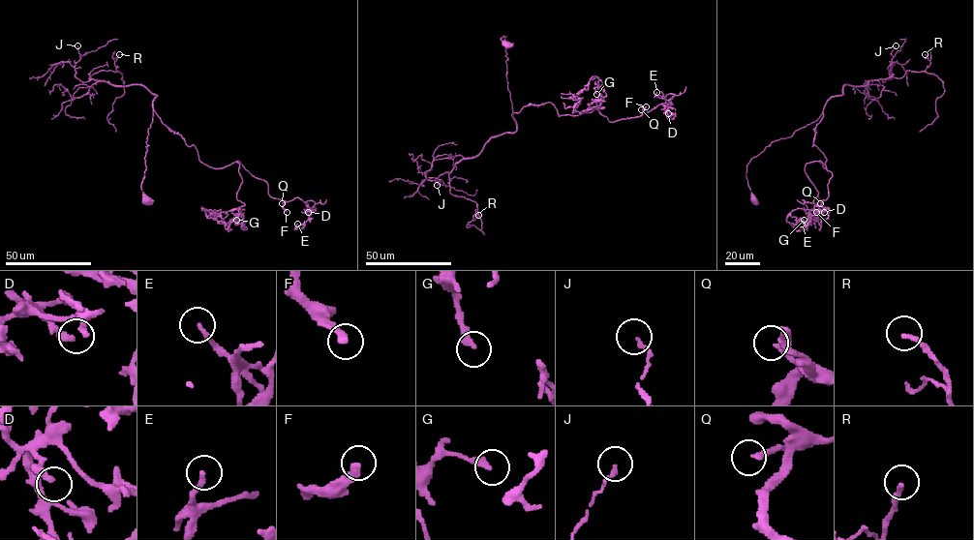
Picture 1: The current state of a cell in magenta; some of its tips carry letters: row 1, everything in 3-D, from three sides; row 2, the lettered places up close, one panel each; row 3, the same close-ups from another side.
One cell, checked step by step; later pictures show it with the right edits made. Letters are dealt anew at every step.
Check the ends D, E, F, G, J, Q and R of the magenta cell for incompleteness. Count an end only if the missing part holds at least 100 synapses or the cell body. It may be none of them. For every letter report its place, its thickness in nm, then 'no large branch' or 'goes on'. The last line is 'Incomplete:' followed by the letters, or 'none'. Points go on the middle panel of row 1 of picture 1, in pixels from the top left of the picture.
D: place (668, 113); calibre 300 nm; no large branch
E: place (656, 92); calibre 190 nm; no large branch
F: place (646, 106); calibre 320 nm; goes on
G: place (596, 94); calibre 280 nm; no large branch
J: place (437, 185); calibre 170 nm; no large branch
Q: place (641, 109); calibre 220 nm; goes on
R: place (478, 215); calibre 190 nm; no large branch
Incomplete: F, Q

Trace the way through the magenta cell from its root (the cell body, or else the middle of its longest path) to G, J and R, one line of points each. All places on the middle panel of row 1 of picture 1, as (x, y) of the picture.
G: (505, 44), (513, 112), (550, 102), (577, 115), (598, 95), (604, 107), (600, 79), (596, 94)
J: (505, 44), (516, 131), (493, 136), (477, 155), (441, 174), (437, 185)
R: (505, 44), (516, 131), (493, 136), (449, 175), (449, 193), (474, 201), (474, 220), (478, 215)

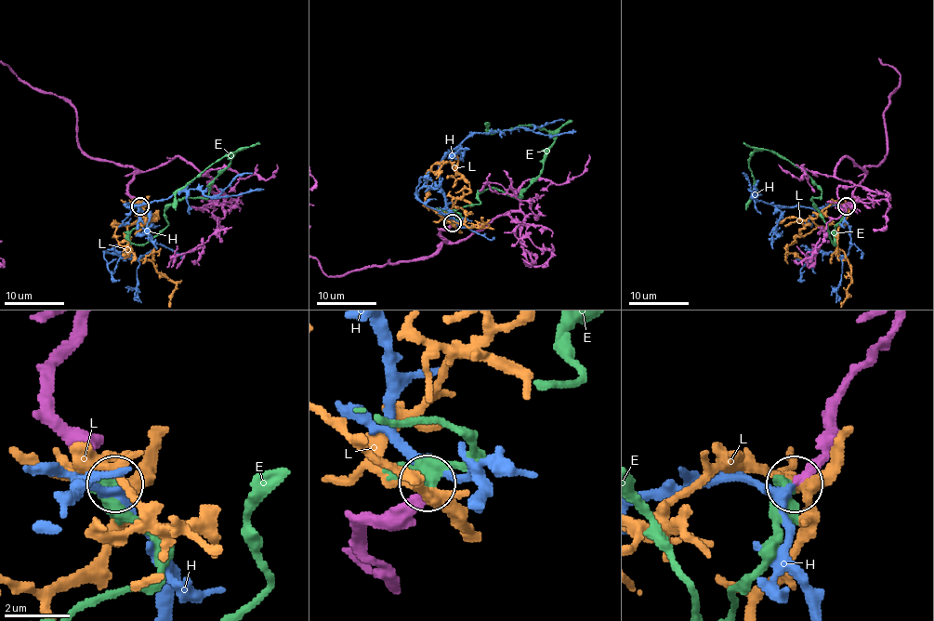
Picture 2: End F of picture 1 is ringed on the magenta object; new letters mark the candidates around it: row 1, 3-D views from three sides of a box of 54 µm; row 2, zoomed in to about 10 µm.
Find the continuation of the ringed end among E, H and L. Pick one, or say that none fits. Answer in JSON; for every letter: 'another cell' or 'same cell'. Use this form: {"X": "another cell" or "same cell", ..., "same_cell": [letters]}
{"E": "another cell", "H": "same cell", "L": "another cell", "same_cell": ["H"]}

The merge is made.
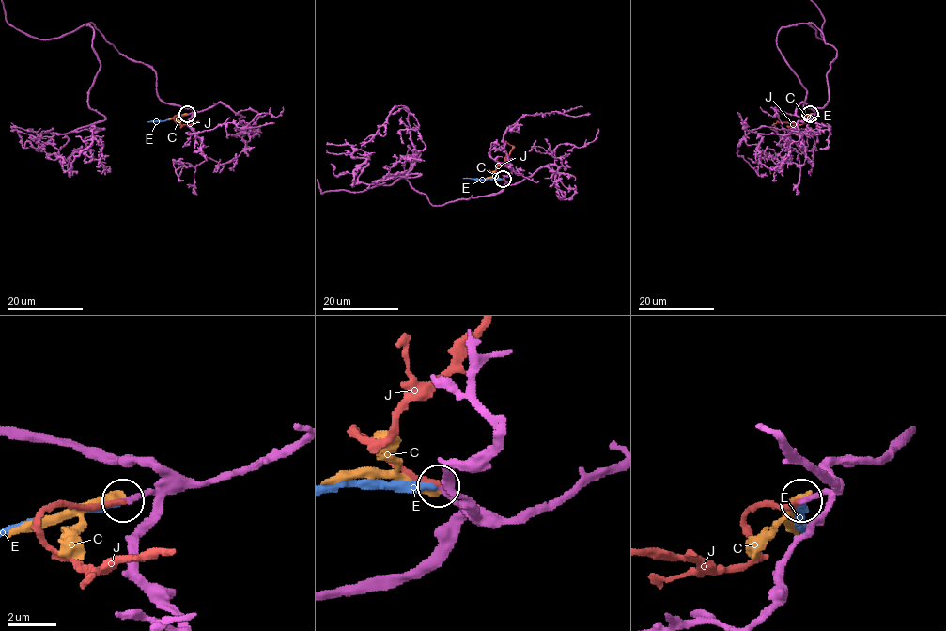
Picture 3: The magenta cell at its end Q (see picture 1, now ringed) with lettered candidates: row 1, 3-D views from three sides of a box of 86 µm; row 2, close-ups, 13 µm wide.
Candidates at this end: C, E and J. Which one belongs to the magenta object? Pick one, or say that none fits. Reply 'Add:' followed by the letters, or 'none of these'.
Add: J

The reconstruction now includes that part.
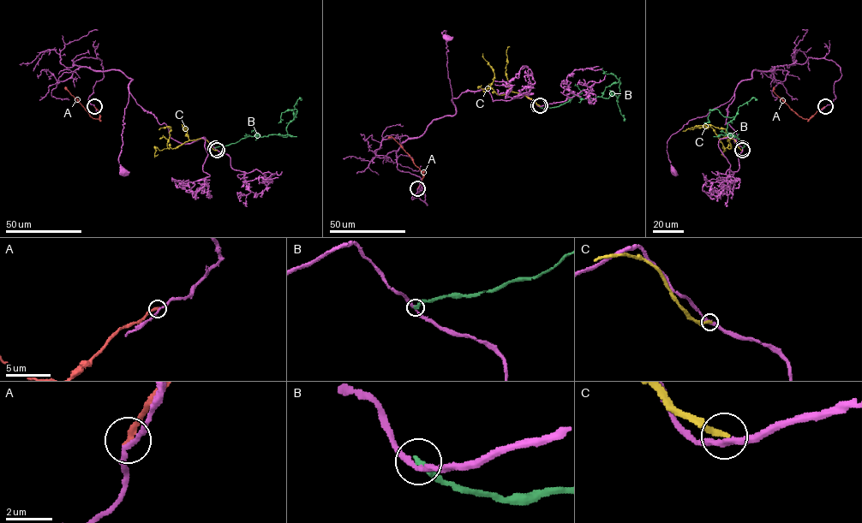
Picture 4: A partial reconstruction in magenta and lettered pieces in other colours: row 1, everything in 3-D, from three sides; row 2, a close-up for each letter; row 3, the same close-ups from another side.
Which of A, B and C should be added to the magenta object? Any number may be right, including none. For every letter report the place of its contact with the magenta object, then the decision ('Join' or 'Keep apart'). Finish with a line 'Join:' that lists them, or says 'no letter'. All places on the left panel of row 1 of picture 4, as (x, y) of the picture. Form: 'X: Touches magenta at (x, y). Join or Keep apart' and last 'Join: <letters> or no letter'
A: Touches magenta at (94, 106). Keep apart
B: Touches magenta at (215, 148). Keep apart
C: Touches magenta at (217, 150). Keep apart
Join: no letter

